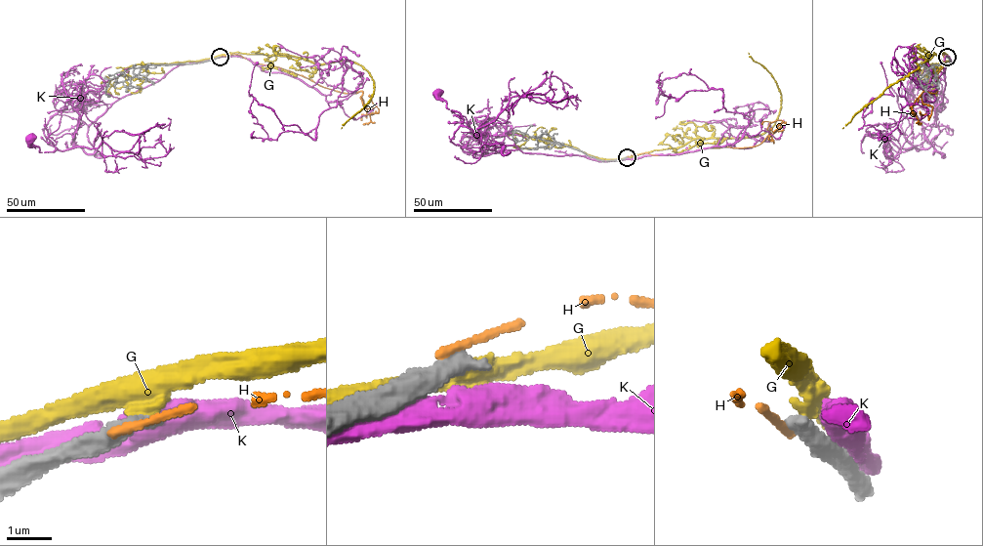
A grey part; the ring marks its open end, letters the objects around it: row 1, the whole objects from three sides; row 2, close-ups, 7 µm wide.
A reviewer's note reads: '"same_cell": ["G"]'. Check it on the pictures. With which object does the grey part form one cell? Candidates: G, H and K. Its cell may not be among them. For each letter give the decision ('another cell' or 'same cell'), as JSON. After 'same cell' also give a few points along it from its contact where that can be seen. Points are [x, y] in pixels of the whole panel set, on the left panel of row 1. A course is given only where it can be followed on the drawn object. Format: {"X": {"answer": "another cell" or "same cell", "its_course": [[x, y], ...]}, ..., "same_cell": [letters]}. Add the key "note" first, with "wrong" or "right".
{"note": "wrong", "G": {"answer": "another cell"}, "H": {"answer": "another cell"}, "K": {"answer": "another cell"}, "same_cell": []}

